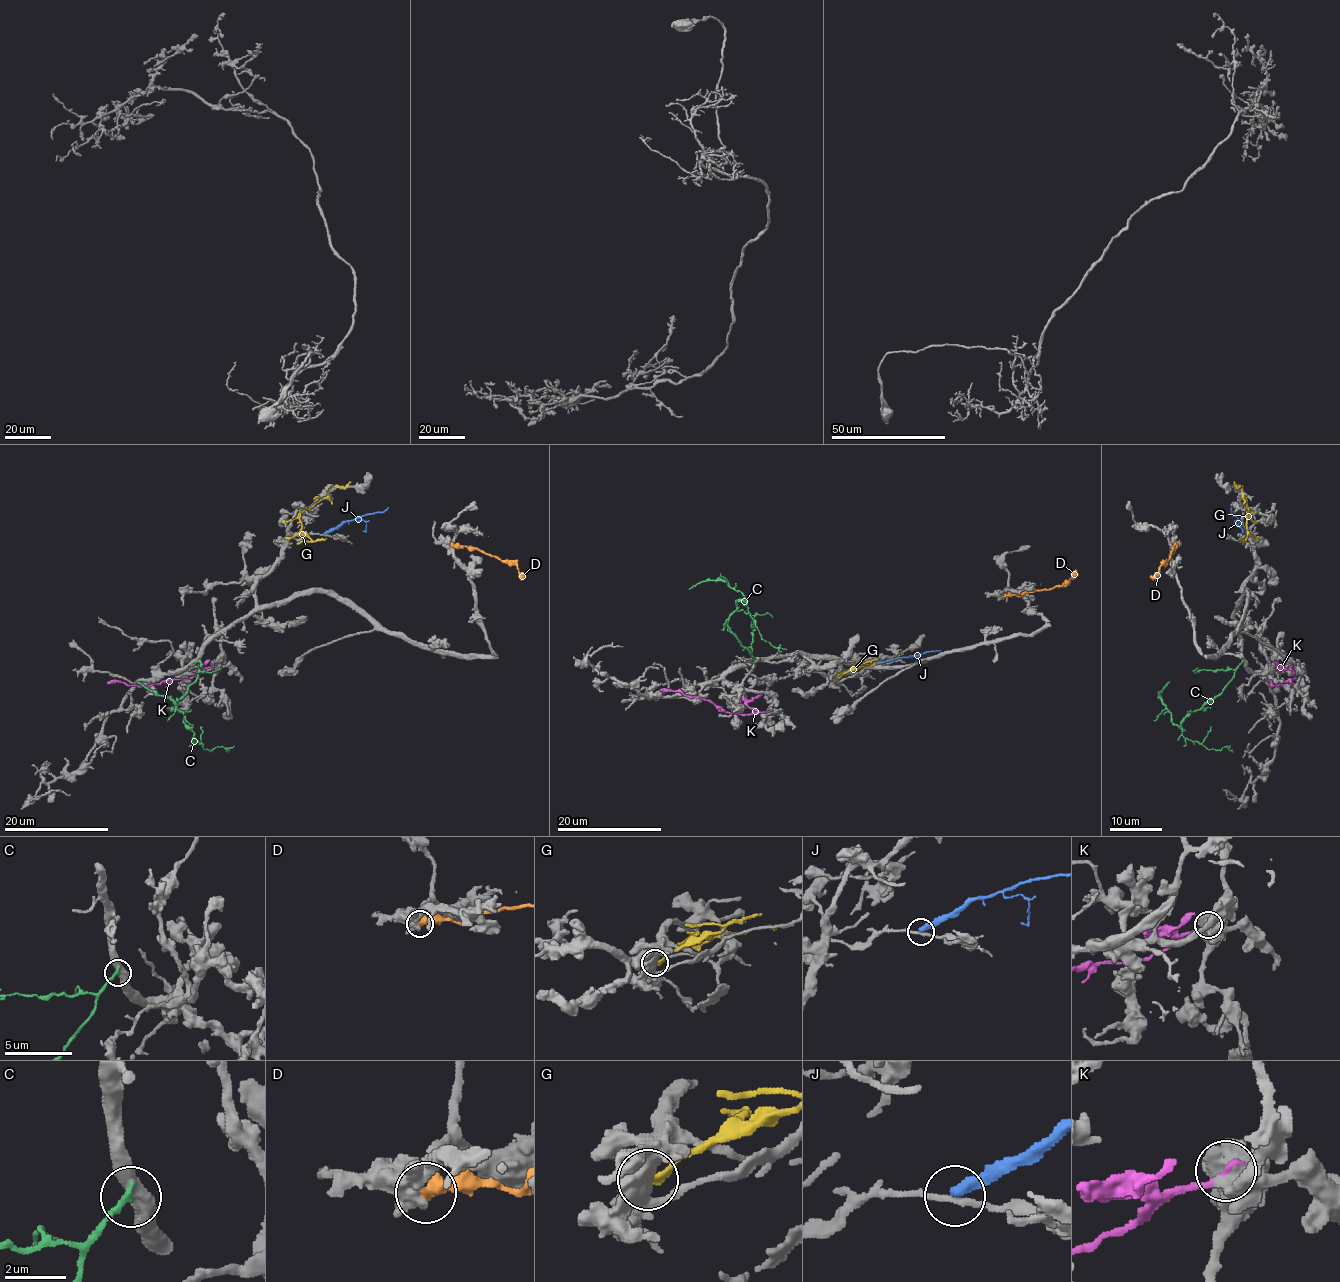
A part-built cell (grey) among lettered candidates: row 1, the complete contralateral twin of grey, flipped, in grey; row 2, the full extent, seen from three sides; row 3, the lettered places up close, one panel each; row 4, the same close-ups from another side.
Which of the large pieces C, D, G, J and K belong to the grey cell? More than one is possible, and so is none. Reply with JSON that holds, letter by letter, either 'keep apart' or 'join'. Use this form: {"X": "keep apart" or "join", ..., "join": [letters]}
{"C": "keep apart", "D": "keep apart", "G": "keep apart", "J": "keep apart", "K": "keep apart", "join": []}

